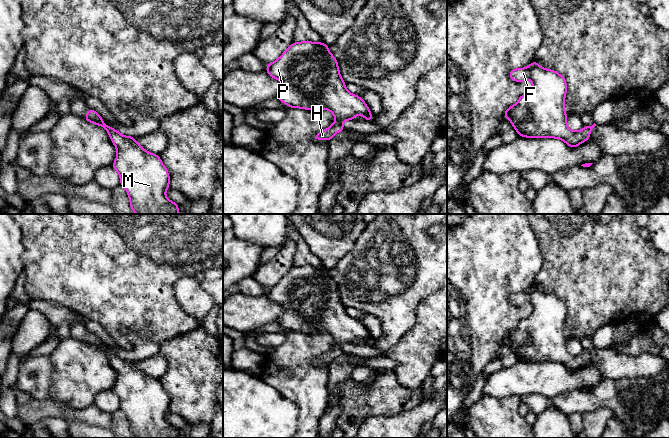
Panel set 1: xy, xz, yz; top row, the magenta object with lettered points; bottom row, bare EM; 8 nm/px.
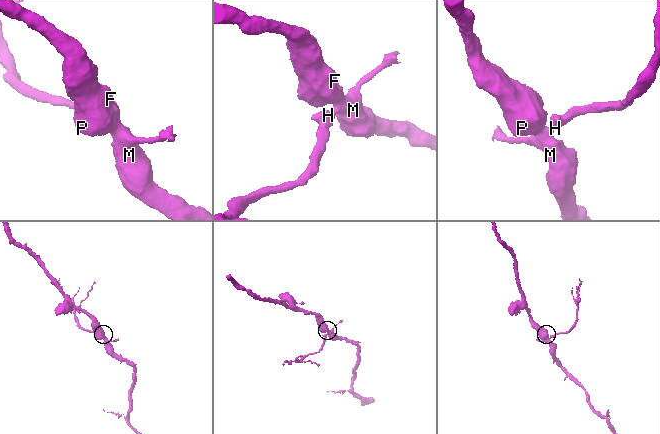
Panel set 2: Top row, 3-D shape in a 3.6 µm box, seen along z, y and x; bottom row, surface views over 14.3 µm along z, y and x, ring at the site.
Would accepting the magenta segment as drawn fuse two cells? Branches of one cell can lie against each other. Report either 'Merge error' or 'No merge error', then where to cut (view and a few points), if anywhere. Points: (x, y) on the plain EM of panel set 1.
No merge error. No split

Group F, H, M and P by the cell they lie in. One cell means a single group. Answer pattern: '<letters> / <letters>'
F H M P

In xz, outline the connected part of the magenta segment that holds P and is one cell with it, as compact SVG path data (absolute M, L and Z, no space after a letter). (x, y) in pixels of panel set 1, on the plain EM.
M309 264L293 266L276 285L267 288L266 295L269 300L280 304L283 308L283 313L278 320L281 327L287 328L289 332L327 333L336 341L336 345L329 352L314 359L315 364L330 365L336 357L344 354L342 346L354 344L356 339L361 338L364 344L368 345L373 342L363 323L346 313L339 296L338 286L329 276L329 270L323 266L313 267Z

